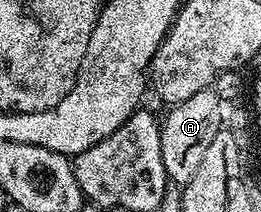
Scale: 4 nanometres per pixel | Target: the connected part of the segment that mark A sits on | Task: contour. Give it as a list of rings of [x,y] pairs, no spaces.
[[[206,89],[195,93],[195,97],[187,97],[187,101],[174,103],[160,120],[161,148],[163,149],[163,169],[169,174],[174,184],[184,185],[199,169],[211,140],[223,126],[223,104],[216,90]]]

